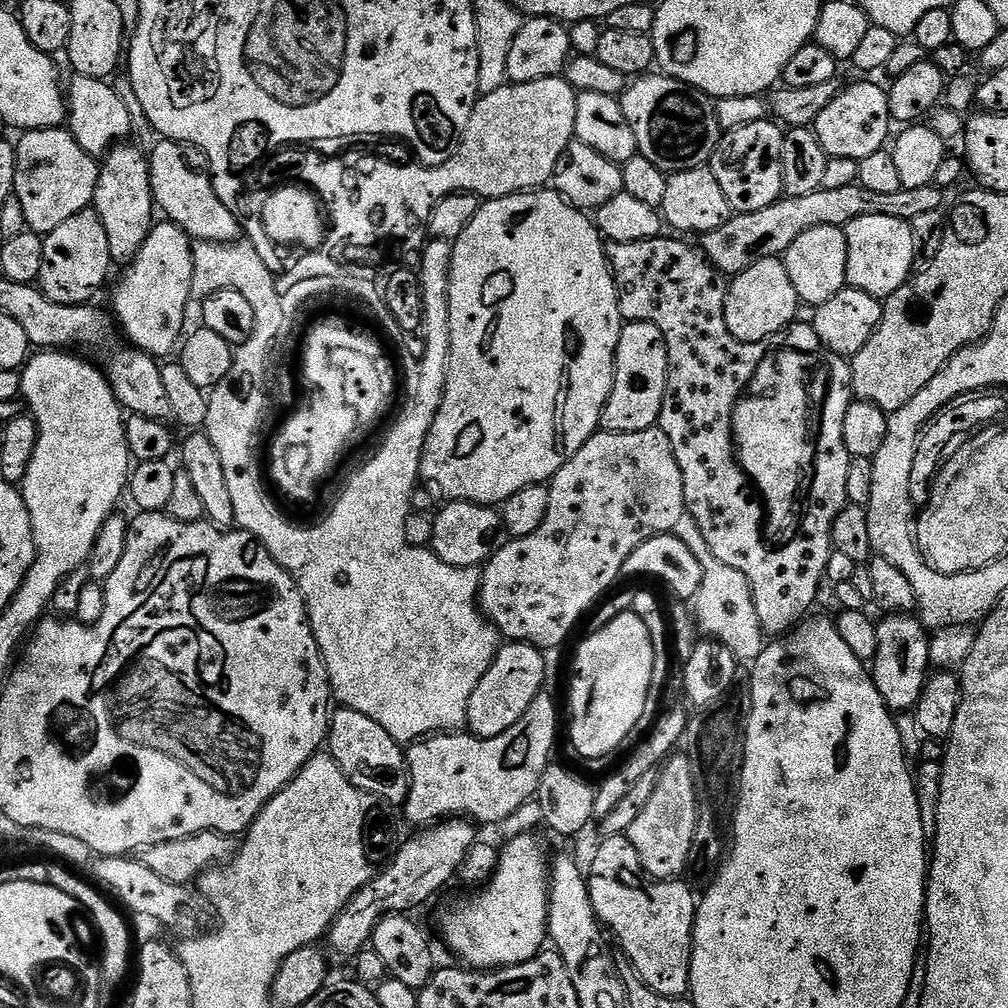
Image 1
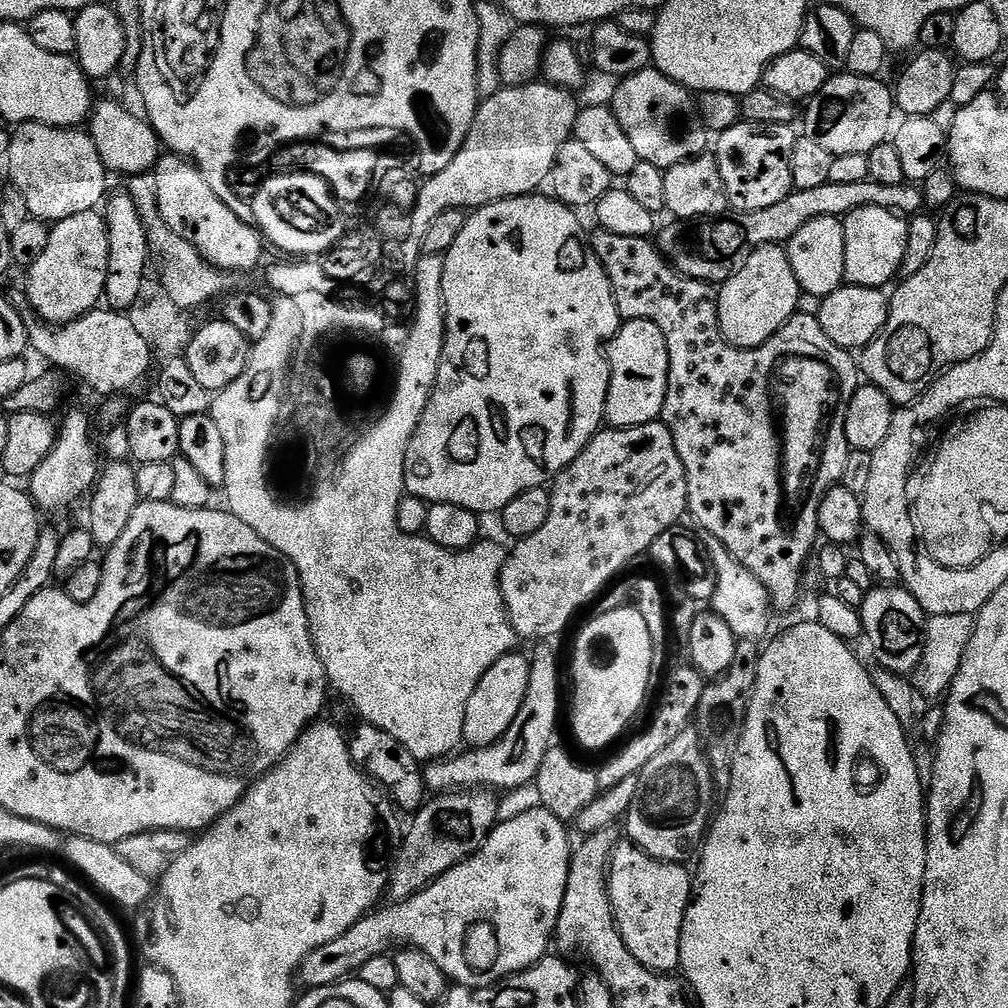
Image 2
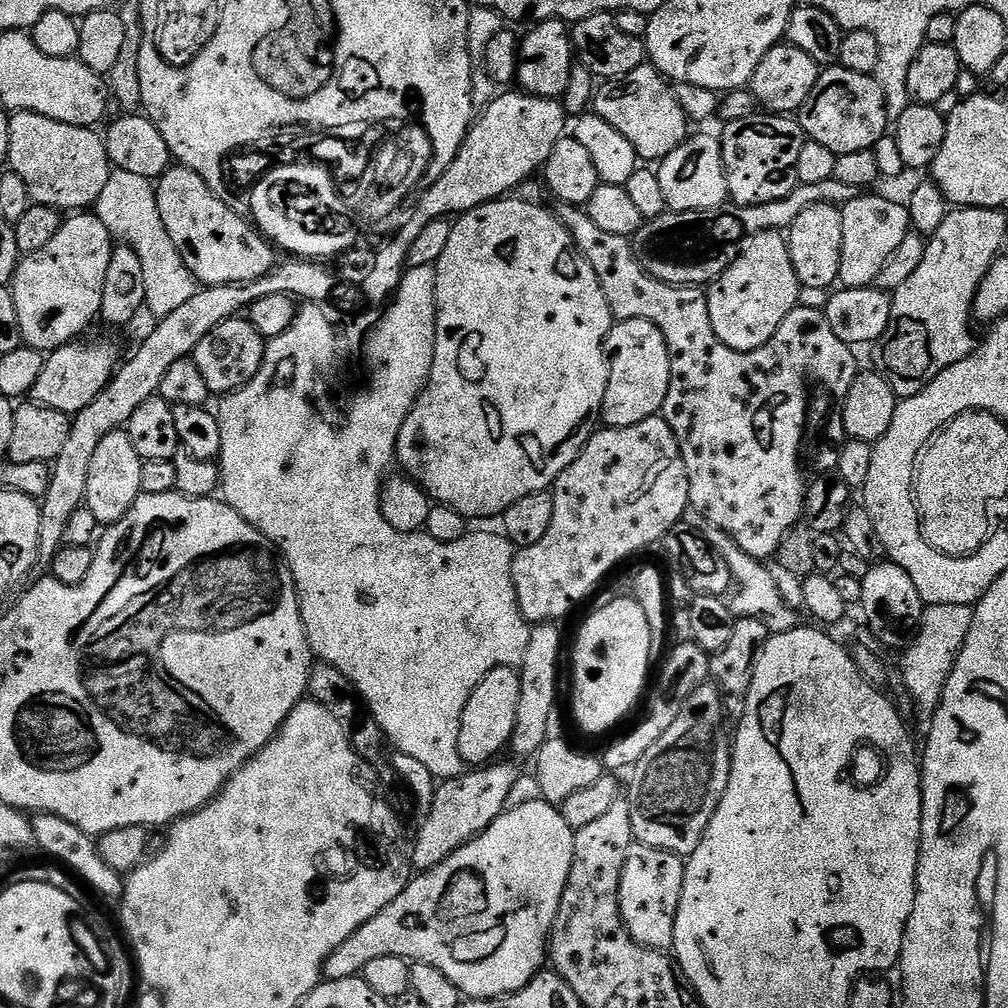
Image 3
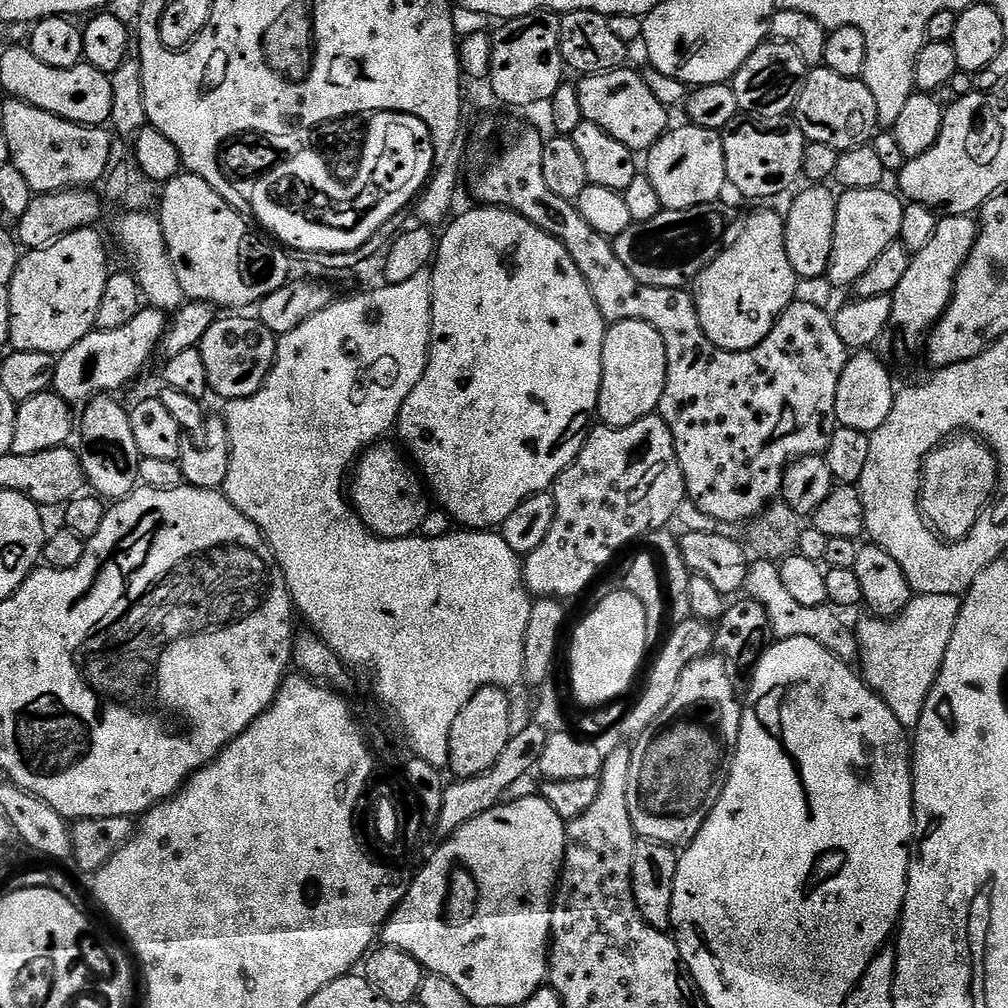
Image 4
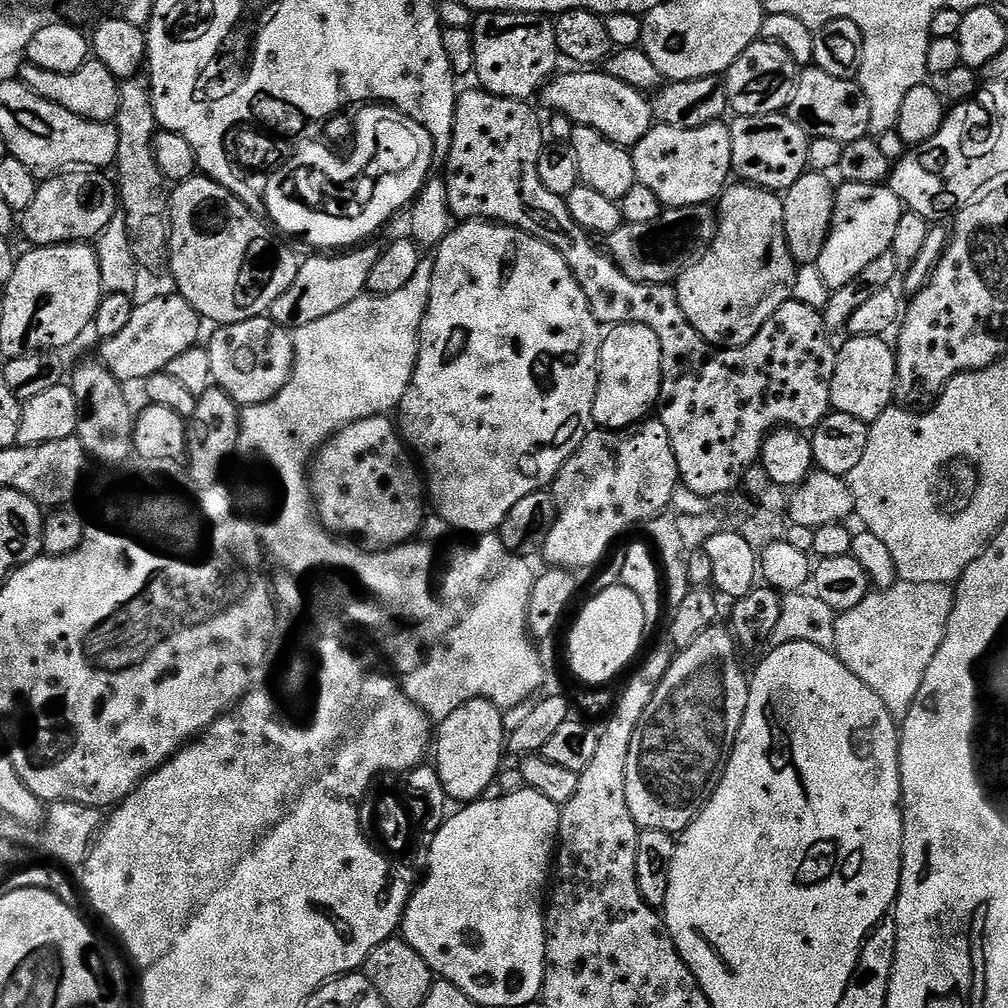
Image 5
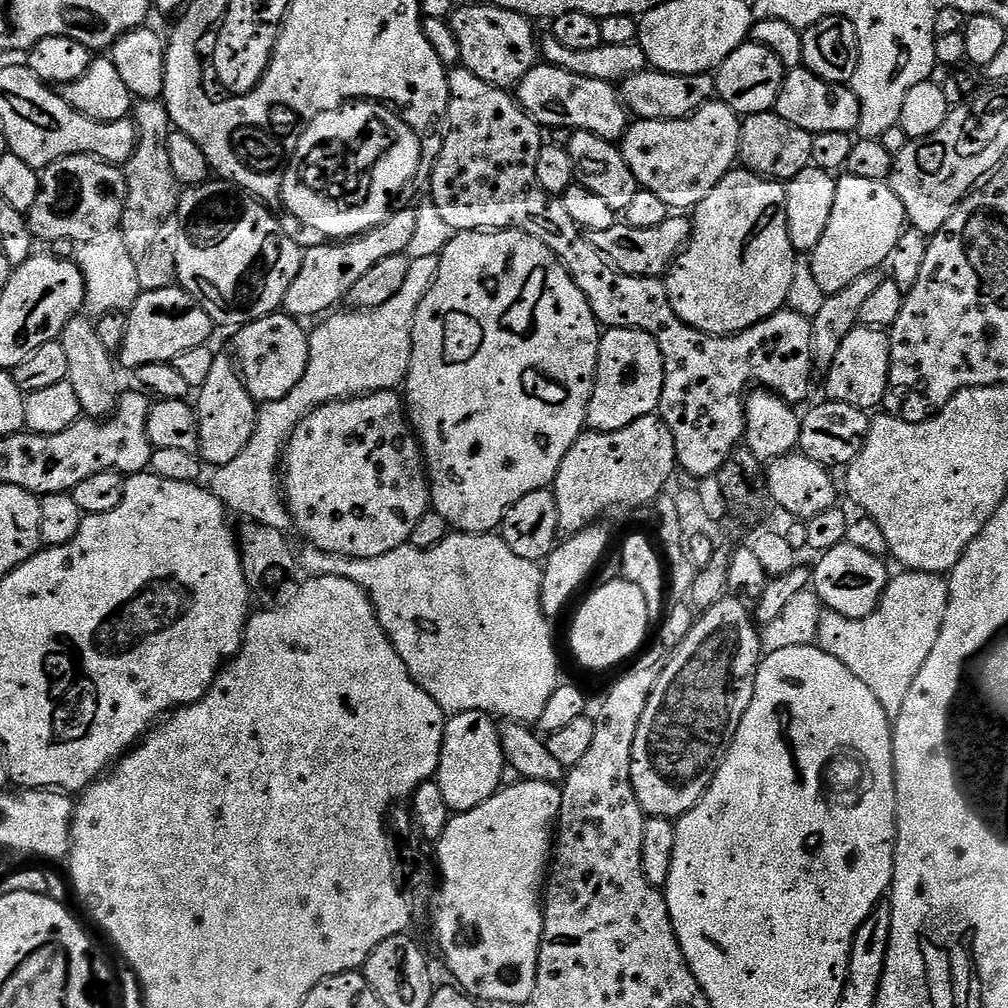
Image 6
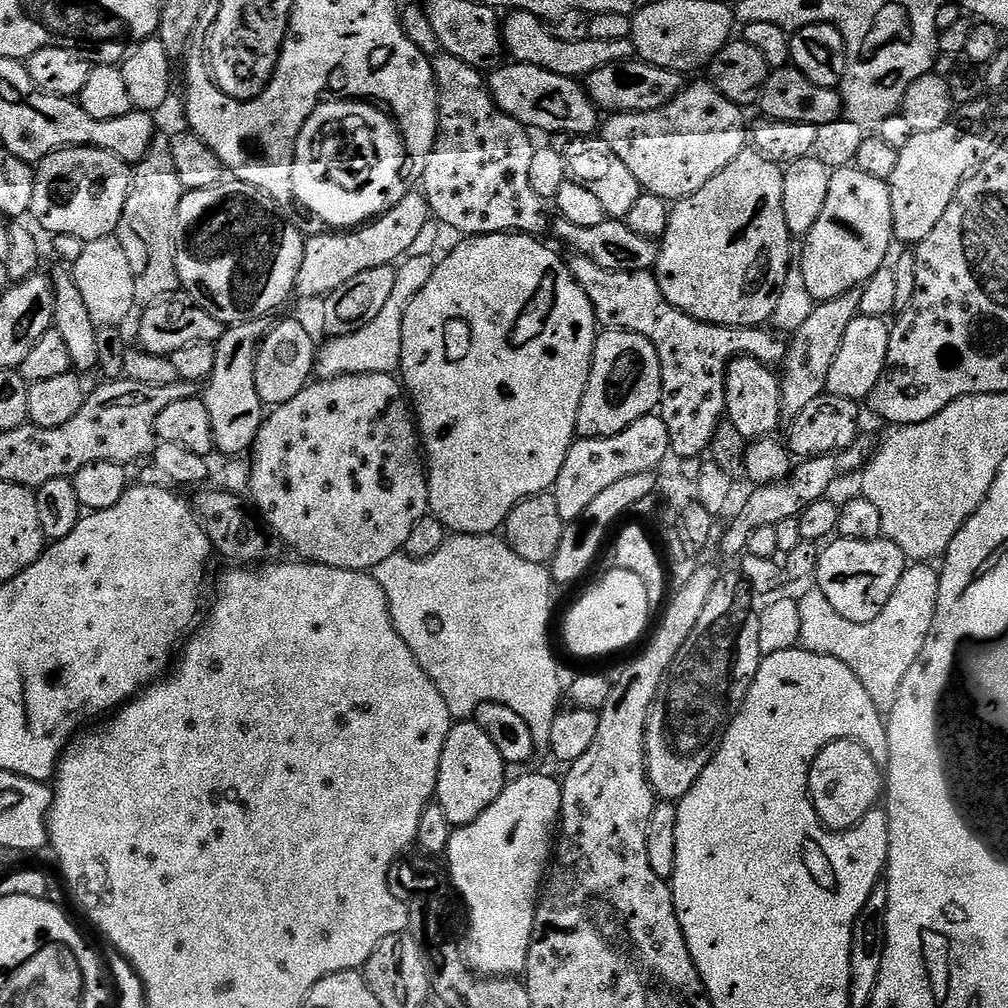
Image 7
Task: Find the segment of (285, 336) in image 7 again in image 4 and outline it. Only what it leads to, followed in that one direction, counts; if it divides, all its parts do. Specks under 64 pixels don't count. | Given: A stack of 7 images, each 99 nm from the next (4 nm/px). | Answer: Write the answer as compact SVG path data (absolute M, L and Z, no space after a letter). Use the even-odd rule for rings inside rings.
M224 314L215 320L200 339L199 349L206 366L208 387L224 402L246 398L266 382L276 360L278 338L252 314Z

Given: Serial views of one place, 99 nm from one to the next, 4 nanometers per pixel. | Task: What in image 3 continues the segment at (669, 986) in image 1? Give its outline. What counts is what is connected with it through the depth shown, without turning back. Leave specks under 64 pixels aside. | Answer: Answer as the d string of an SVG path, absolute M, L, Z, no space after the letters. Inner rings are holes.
M633 842L626 854L626 866L622 866L622 882L618 890L620 913L626 930L642 946L656 952L672 948L674 922L678 914L678 902L682 898L685 861L672 852L651 848Z

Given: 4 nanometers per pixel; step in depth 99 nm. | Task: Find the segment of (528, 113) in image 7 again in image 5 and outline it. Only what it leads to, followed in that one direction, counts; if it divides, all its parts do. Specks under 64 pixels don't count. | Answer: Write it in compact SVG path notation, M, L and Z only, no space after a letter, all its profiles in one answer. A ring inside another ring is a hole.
M572 70L552 77L542 89L544 104L553 113L570 118L573 125L598 130L610 142L629 150L654 127L652 105L645 93L610 78L602 70Z

